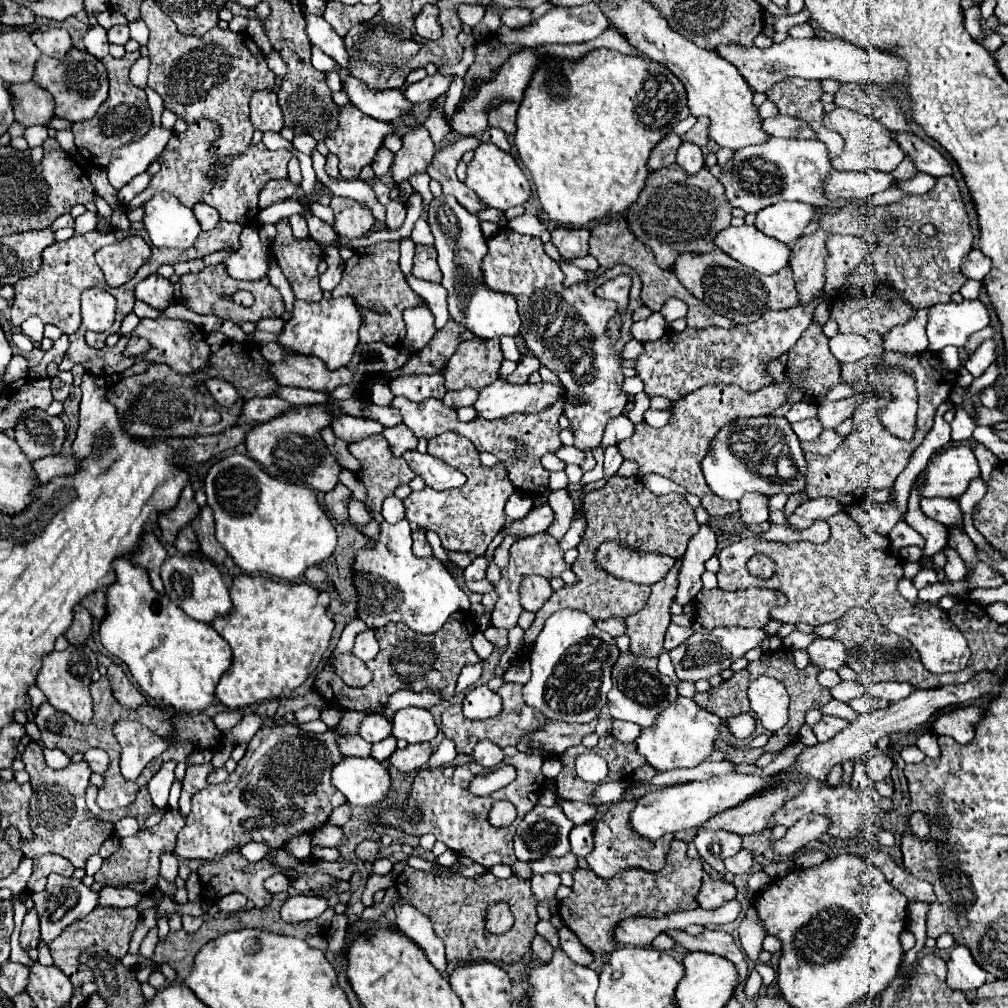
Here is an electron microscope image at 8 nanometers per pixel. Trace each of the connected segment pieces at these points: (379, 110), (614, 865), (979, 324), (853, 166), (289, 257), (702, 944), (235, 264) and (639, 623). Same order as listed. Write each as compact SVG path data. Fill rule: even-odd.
M354 78L344 80L344 92L350 96L350 102L360 112L382 122L394 122L402 114L410 114L410 112L428 116L434 106L434 100L412 104L410 100L404 98L402 90L370 90L366 88L366 84Z
M634 802L614 804L598 820L594 828L594 850L586 856L586 862L604 880L614 878L616 872L622 872L628 868L642 868L648 872L658 872L666 866L666 856L668 856L670 842L674 840L674 836L662 836L664 840L658 840L658 844L650 844L648 840L634 836L634 832L630 832L630 808L634 808Z
M964 300L960 304L948 302L948 304L932 306L926 332L928 332L928 340L930 340L930 346L932 346L932 352L940 352L948 344L962 348L966 344L966 340L974 332L978 332L978 330L982 330L986 326L990 326L990 312L988 312L988 308L980 300Z
M836 108L826 114L826 126L840 132L846 146L838 158L832 160L834 170L882 170L892 172L904 160L904 152L898 142L892 138L890 130L878 120L848 108Z
M282 218L278 224L278 234L272 240L272 254L290 282L294 296L300 300L320 300L322 288L320 288L320 274L318 274L318 262L322 260L324 252L318 246L314 238L296 240L292 236L292 228L288 218Z
M682 930L678 932L668 932L670 936L676 938L676 942L688 950L698 950L698 952L710 952L710 954L718 954L724 956L726 960L730 960L742 978L748 976L748 966L746 966L746 954L734 944L732 934L722 932L722 930L706 930L700 936L690 936Z
M246 226L240 234L240 248L224 260L230 276L238 280L268 278L268 244L260 240L256 226Z
M676 560L676 566L652 586L650 600L646 602L646 608L634 616L626 618L628 636L632 640L630 654L632 656L648 656L648 658L660 658L664 652L664 634L670 626L670 604L676 596L678 588L678 568L680 560Z

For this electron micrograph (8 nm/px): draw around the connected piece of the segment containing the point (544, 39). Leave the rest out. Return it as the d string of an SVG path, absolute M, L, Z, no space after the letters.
M584 4L584 6L572 6L572 8L562 6L562 8L554 8L554 10L546 12L536 22L524 26L524 28L512 30L508 26L502 26L498 30L498 40L502 44L522 44L528 48L536 48L536 46L544 46L544 44L574 44L574 42L594 40L608 26L610 26L610 22L598 4Z

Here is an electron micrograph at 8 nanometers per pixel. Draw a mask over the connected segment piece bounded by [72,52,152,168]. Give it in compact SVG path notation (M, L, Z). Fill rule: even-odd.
M126 52L122 58L106 56L102 60L102 64L108 70L108 78L110 78L110 96L106 98L106 102L98 110L98 116L94 116L90 120L82 120L72 126L72 132L76 136L76 148L94 166L106 168L112 158L112 152L116 148L122 148L134 140L140 140L144 134L148 134L148 130L152 126L152 112L148 106L146 92L136 88L128 78L130 66L138 58L140 58L140 52Z

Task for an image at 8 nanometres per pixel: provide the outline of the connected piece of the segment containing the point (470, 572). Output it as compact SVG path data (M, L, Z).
M484 554L476 556L474 562L468 568L464 568L464 578L466 578L466 582L484 580L486 578L486 570L488 570L488 558Z

